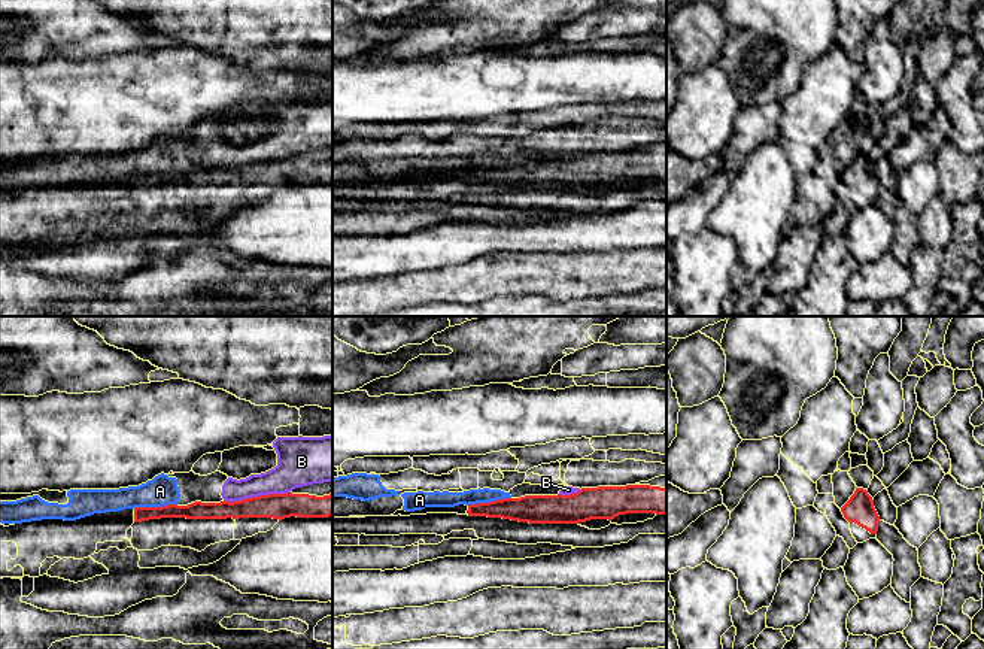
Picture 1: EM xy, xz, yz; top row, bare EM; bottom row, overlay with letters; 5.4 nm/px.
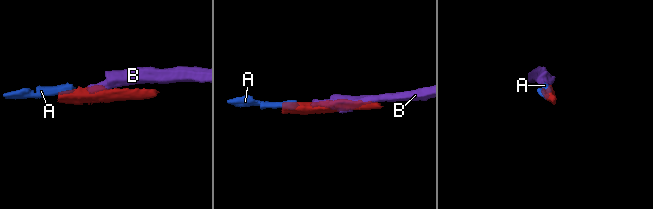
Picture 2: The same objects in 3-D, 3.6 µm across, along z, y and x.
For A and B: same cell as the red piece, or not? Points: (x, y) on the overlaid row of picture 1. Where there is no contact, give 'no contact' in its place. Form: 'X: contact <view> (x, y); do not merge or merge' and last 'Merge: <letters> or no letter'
A: contact xy (155, 508); do not merge
B: contact xy (257, 497); do not merge
Merge: no letter

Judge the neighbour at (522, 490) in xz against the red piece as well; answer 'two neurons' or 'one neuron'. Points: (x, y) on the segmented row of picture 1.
two neurons

